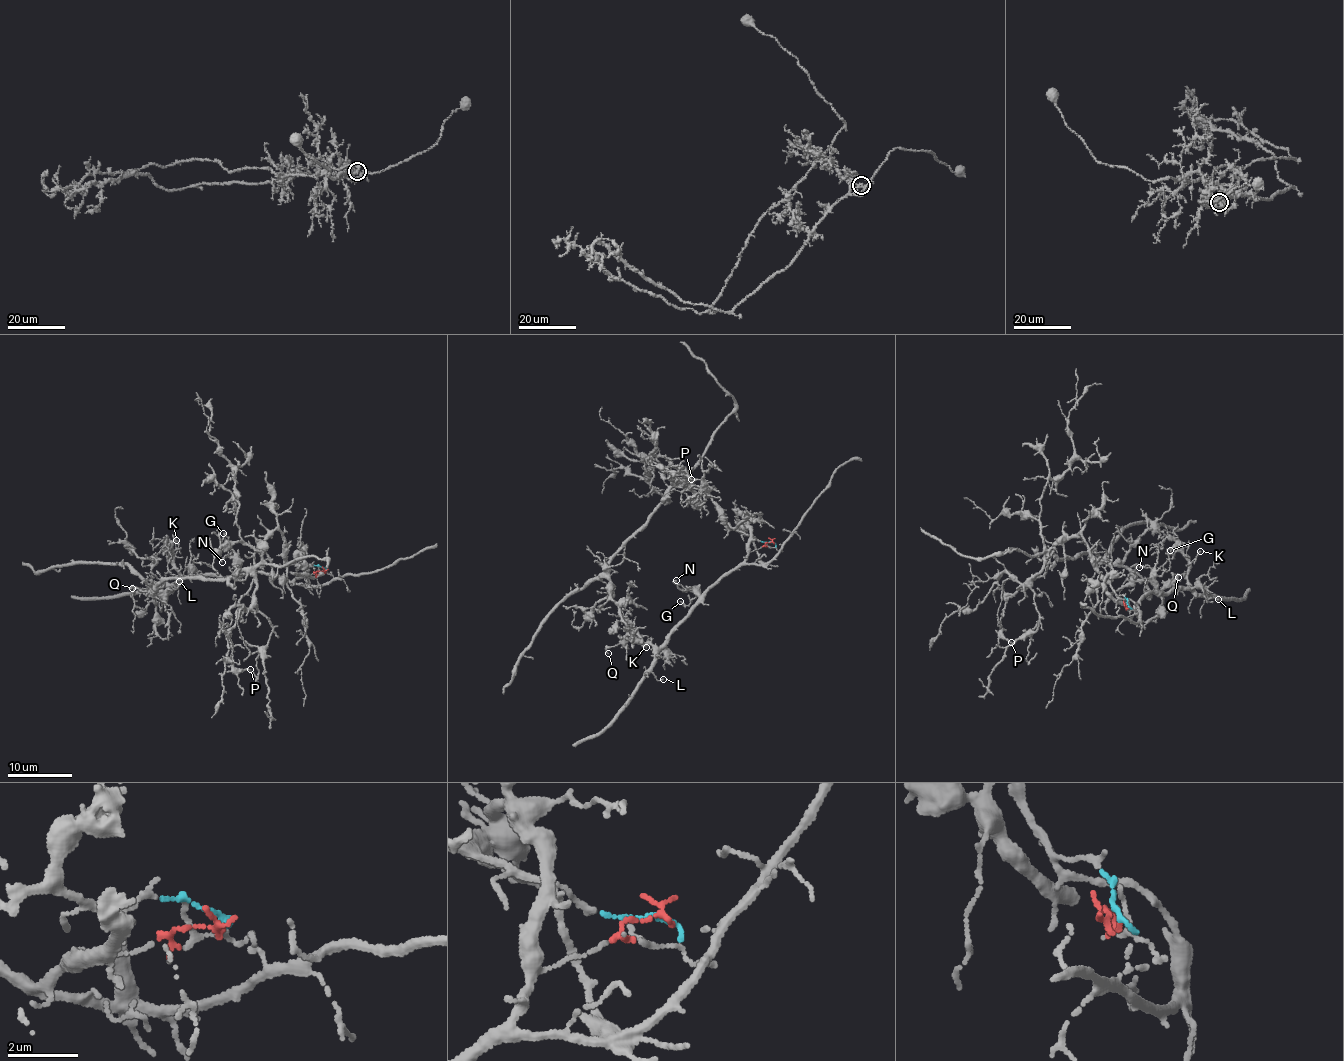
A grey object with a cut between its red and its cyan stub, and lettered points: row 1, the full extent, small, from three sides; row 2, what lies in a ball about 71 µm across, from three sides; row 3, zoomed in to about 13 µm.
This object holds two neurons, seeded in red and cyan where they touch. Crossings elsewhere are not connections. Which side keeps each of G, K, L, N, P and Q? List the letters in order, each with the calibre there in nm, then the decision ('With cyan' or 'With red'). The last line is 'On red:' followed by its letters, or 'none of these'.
G: Thickness 130 nm. With red
K: Thickness 130 nm. With red
L: Thickness 110 nm. With red
N: Thickness 110 nm. With red
P: Thickness 180 nm. With cyan
Q: Thickness 150 nm. With cyan
On red: G, K, L, N

